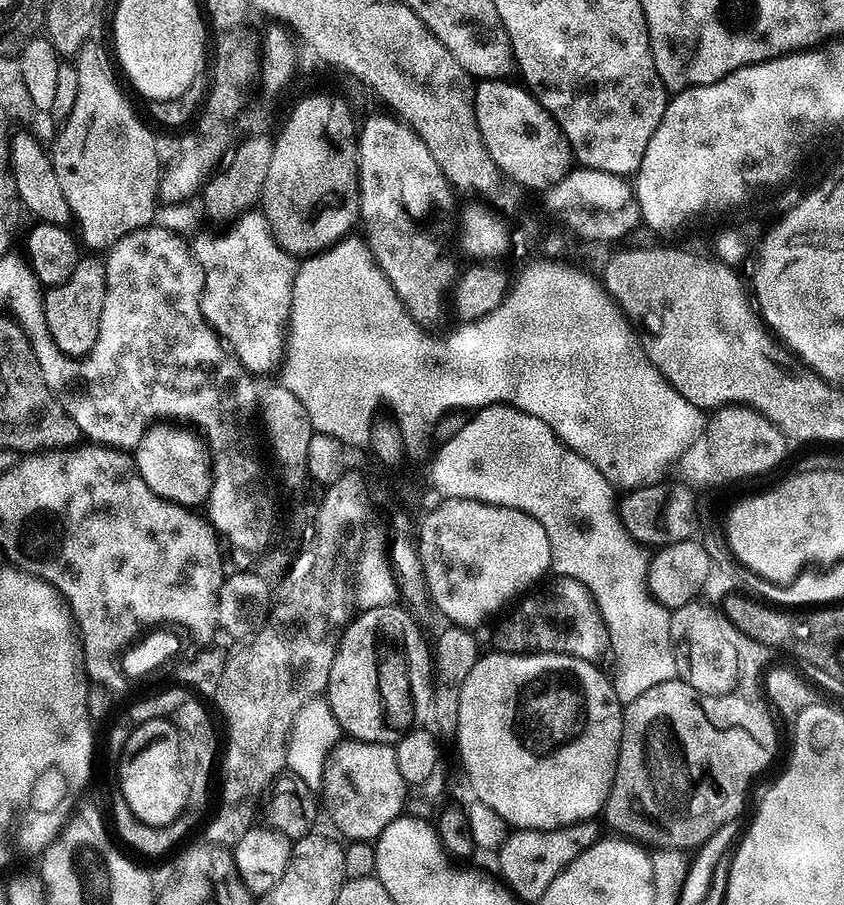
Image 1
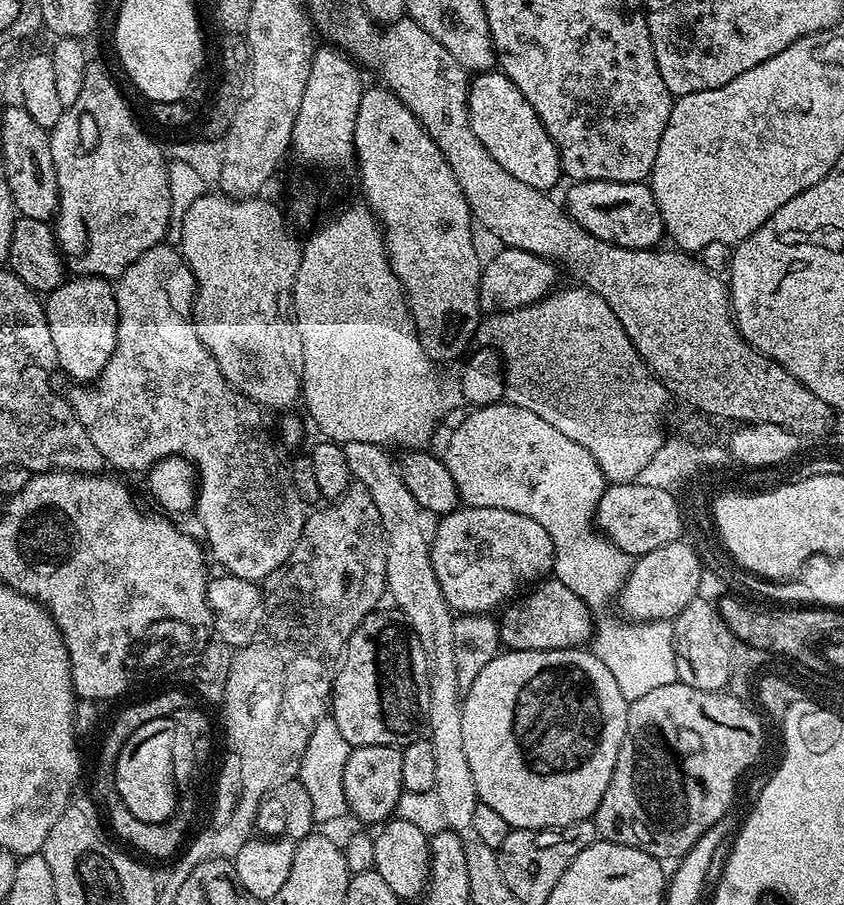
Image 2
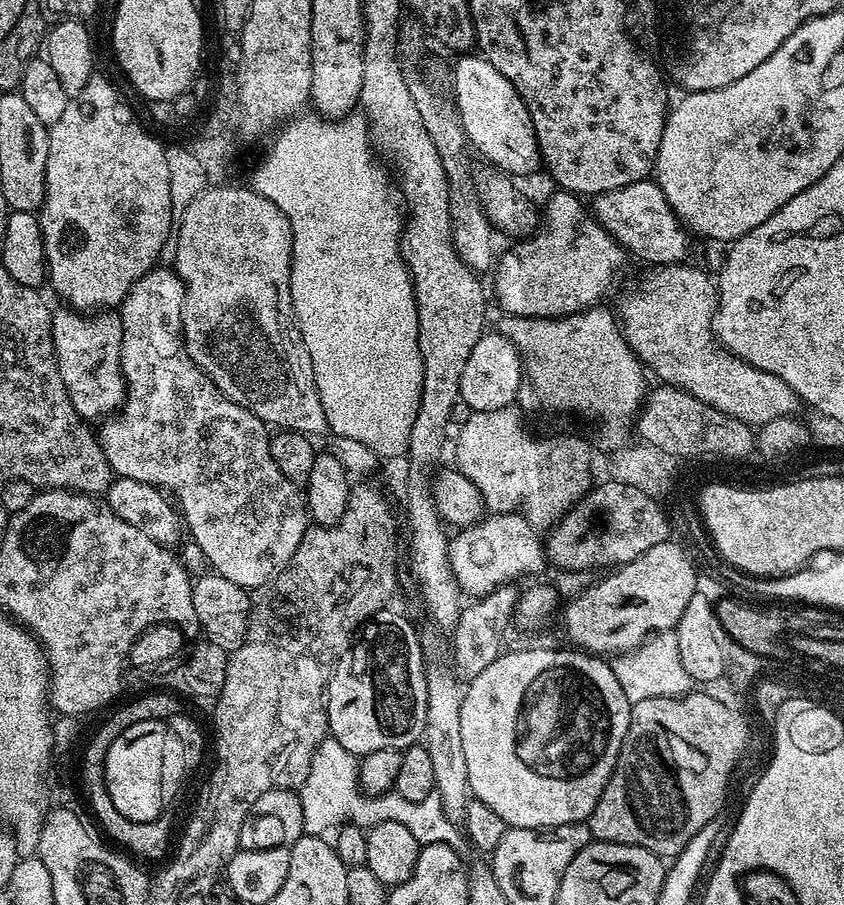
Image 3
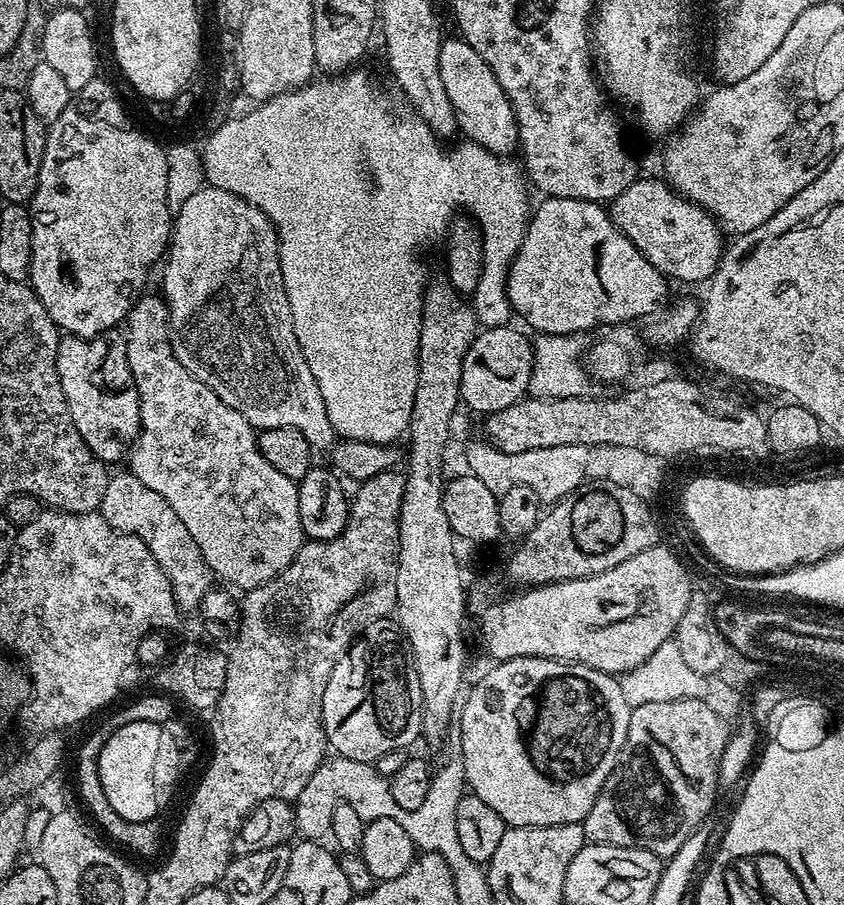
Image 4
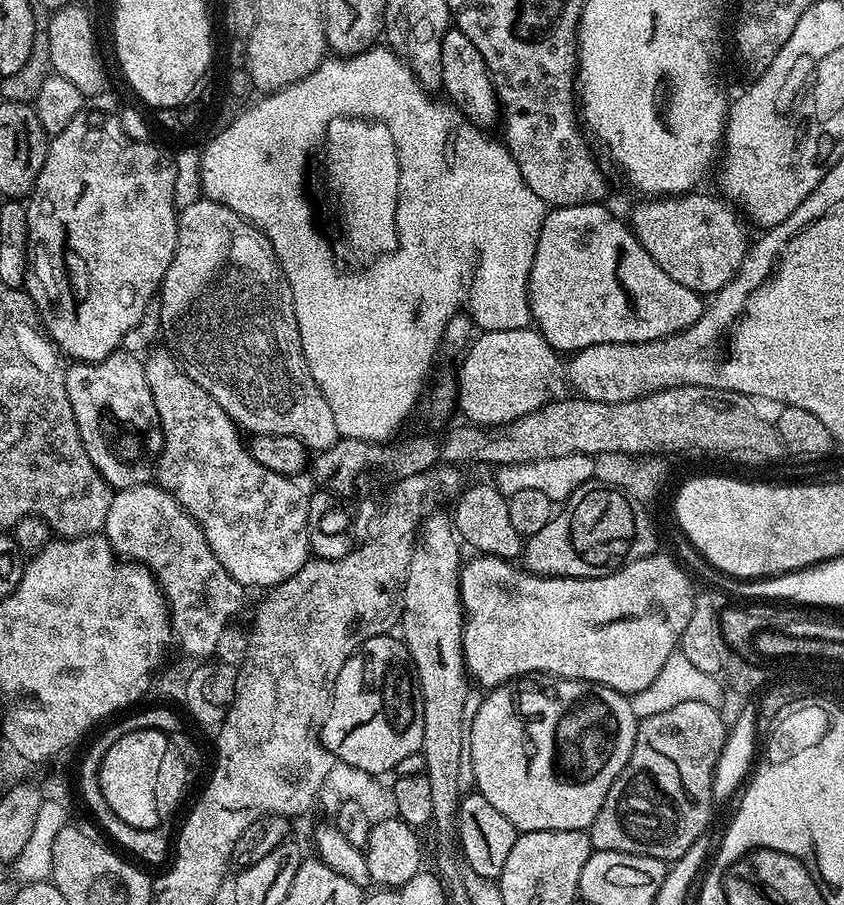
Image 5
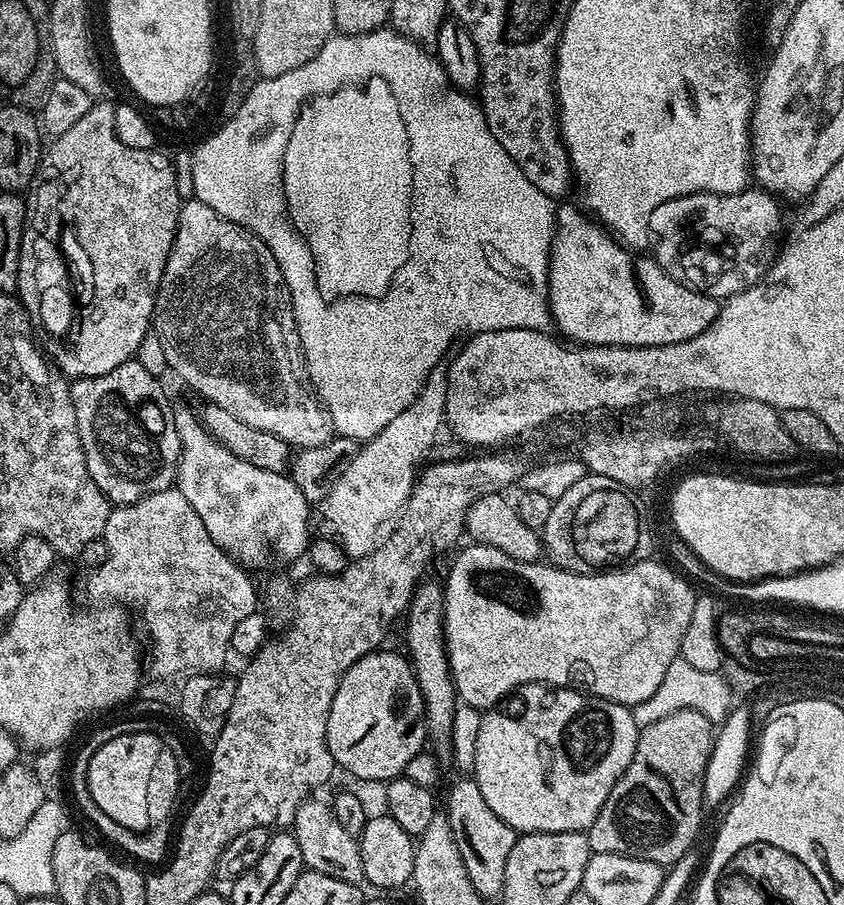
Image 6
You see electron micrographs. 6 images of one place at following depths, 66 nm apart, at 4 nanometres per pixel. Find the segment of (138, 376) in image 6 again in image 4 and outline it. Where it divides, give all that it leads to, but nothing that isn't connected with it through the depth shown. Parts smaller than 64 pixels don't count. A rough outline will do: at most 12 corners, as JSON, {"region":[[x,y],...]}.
{"region":[[61,335],[56,369],[86,446],[115,466],[142,431],[127,347]]}

